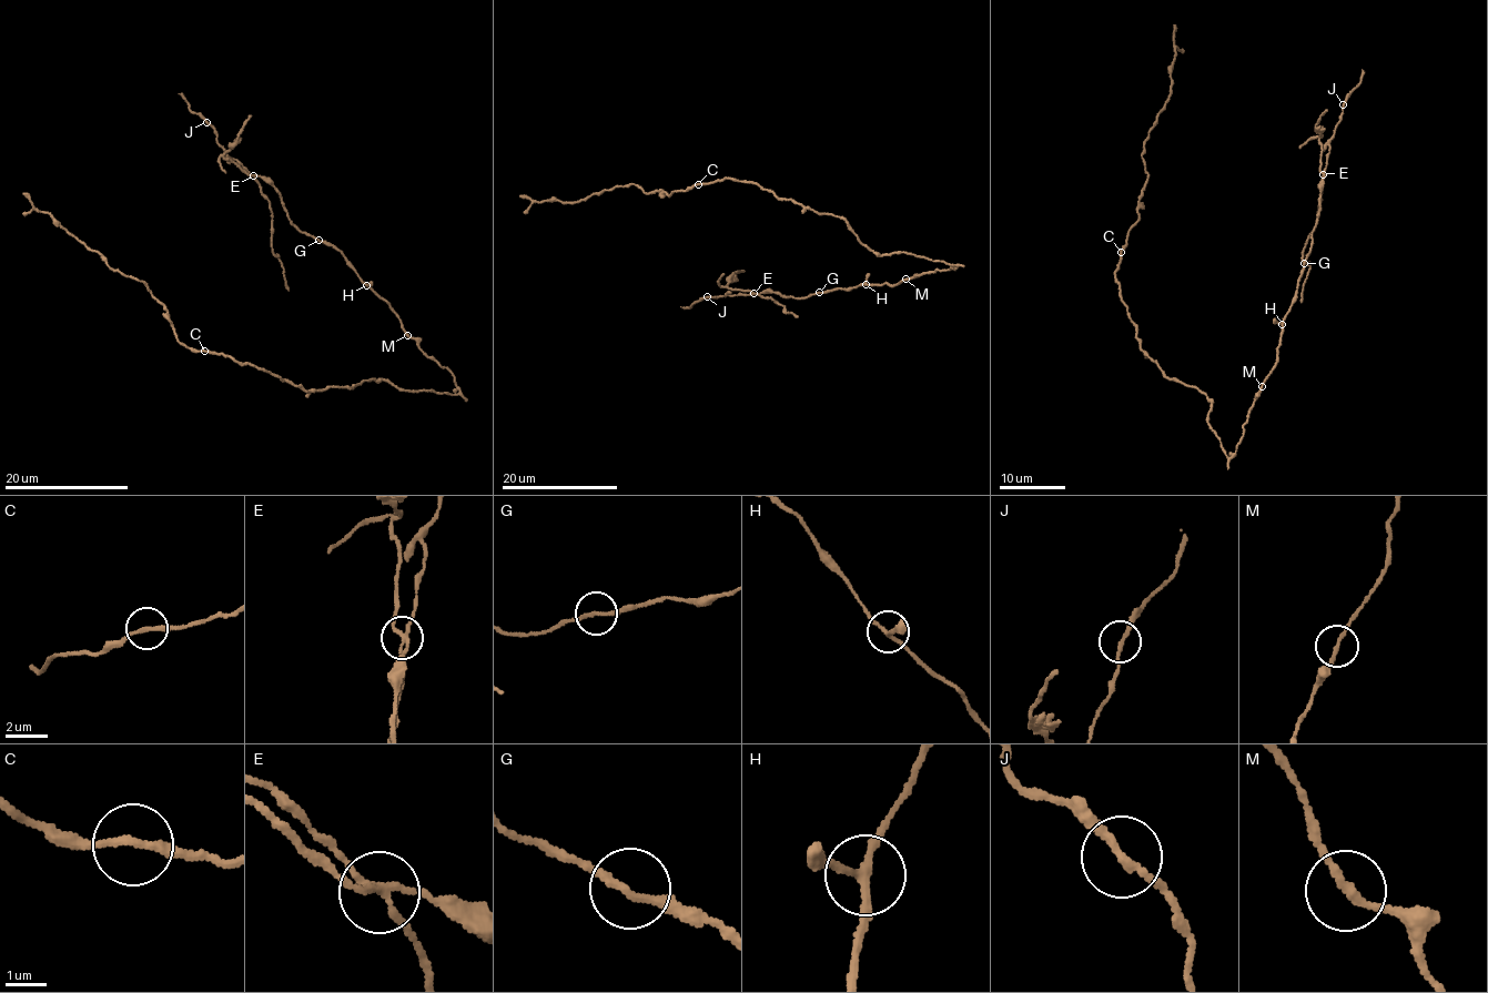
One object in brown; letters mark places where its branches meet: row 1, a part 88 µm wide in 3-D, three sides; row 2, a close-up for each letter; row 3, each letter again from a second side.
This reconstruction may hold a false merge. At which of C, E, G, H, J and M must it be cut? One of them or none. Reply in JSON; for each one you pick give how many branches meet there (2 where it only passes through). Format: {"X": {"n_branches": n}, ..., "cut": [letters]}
{"E": {"n_branches": 4}, "cut": ["E"]}

